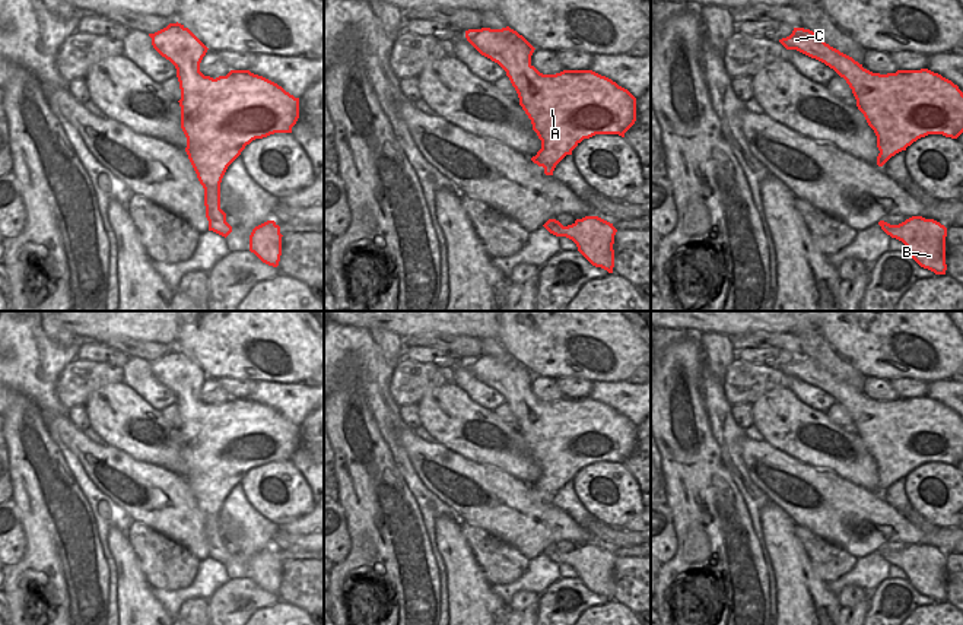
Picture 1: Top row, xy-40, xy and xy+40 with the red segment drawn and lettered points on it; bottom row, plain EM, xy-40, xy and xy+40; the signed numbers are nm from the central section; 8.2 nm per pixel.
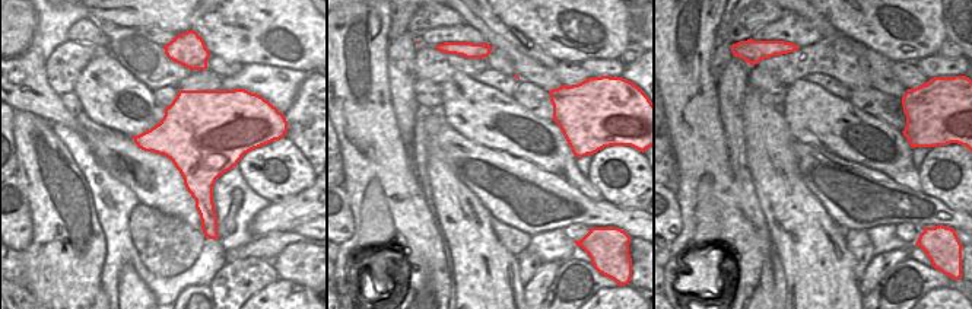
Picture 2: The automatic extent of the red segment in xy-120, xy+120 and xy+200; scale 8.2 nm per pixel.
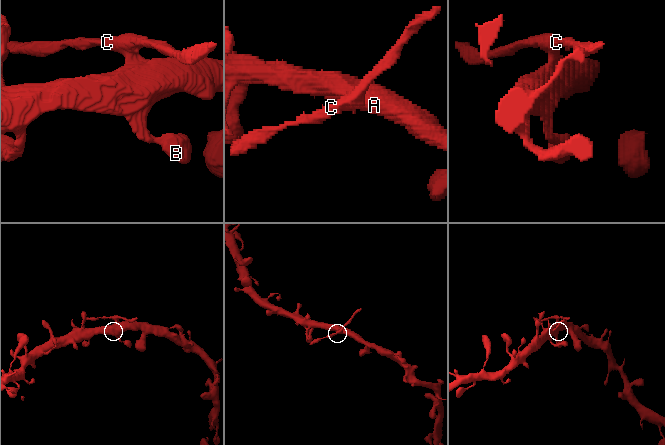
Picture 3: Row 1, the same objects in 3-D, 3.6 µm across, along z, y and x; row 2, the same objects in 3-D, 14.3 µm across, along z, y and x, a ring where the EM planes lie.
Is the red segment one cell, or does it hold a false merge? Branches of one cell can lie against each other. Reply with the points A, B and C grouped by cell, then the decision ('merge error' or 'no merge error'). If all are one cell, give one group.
groups A B / C; merge error

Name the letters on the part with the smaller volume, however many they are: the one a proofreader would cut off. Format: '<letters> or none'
C

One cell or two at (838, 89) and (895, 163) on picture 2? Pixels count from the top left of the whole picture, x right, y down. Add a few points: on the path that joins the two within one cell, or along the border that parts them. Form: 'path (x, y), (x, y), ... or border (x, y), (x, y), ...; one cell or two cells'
border (816, 83), (848, 101); two cells

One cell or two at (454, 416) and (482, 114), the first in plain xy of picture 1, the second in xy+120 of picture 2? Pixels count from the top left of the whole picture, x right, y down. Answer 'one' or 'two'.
one

